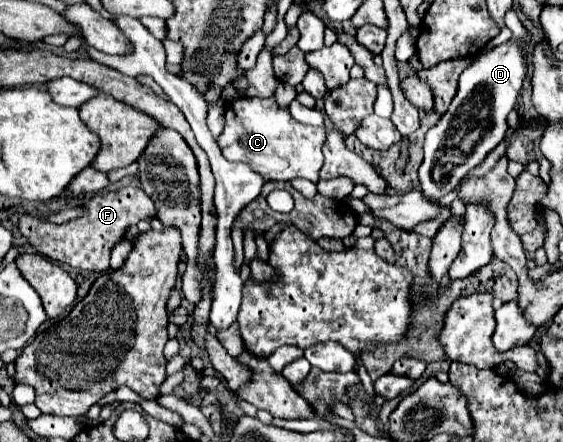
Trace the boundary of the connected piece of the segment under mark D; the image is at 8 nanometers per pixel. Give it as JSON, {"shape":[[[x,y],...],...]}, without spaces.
{"shape":[[[509,39],[503,45],[487,49],[479,57],[473,57],[471,65],[461,73],[457,95],[447,113],[441,115],[437,125],[425,135],[425,159],[419,167],[419,189],[423,195],[429,195],[427,199],[439,201],[455,189],[461,179],[507,137],[507,115],[515,107],[527,77],[527,63],[521,45],[523,39]]]}

